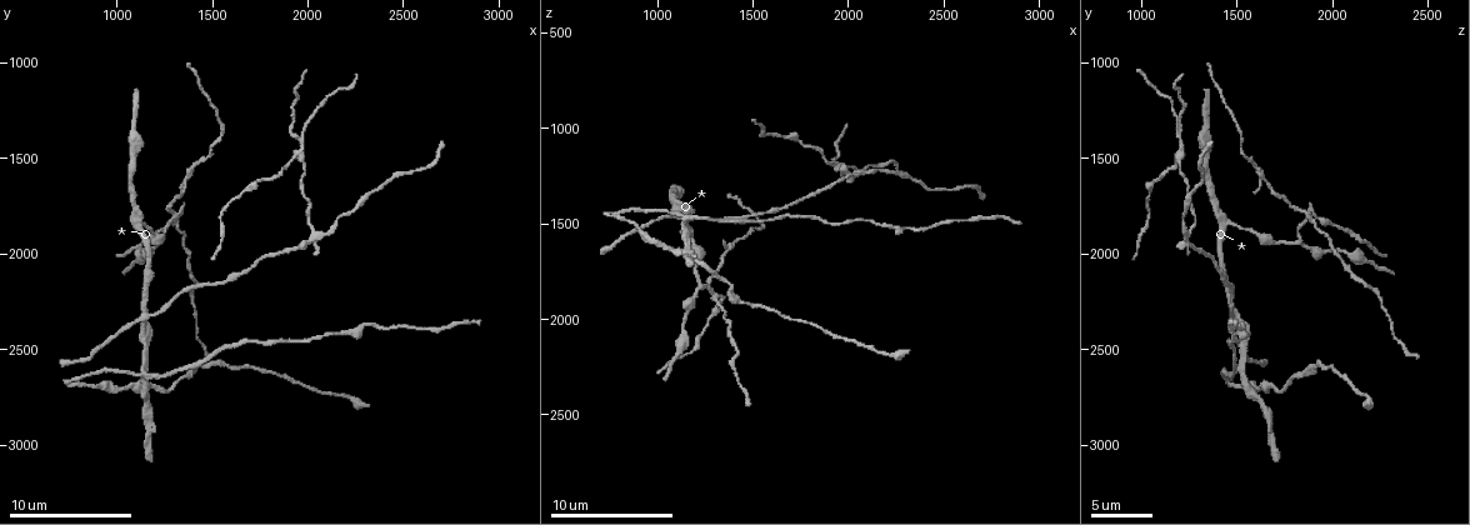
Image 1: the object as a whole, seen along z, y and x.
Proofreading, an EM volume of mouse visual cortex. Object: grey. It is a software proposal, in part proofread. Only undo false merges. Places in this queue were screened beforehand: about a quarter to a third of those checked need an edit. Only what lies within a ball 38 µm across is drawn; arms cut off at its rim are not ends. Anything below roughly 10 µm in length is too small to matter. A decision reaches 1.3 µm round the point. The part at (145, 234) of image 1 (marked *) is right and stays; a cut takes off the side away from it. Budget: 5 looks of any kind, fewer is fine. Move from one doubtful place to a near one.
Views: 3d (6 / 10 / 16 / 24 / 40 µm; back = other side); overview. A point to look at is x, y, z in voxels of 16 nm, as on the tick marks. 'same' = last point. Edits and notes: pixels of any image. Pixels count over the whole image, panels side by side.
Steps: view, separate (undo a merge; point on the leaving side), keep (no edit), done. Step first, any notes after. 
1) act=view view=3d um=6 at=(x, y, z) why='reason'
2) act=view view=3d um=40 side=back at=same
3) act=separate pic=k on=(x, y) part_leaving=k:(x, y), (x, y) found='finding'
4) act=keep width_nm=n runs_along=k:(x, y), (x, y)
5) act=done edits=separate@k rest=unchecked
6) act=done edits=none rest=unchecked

act=view view=3d um=16 at=(1300, 1810, 1880) why='three arms meet'

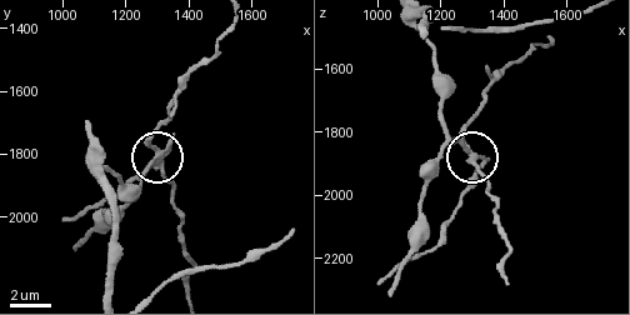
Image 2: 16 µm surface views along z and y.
act=separate pic=2 on=(164, 178) part_leaving=2:(160, 154), (149, 143), (171, 99), (215, 53), (230, 23) found='a second neuron is stuck on'

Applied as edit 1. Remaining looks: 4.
act=view view=overview

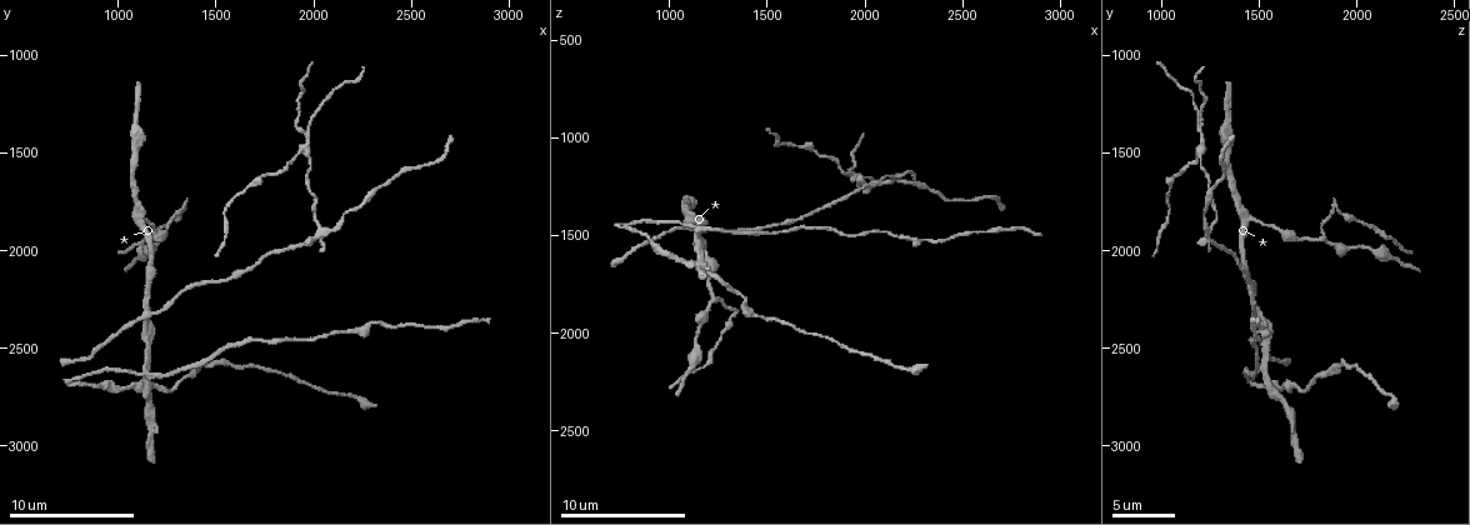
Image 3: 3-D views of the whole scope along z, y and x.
act=view view=3d um=6 at=(1160, 2310, 1460) why='four or more arms meet'

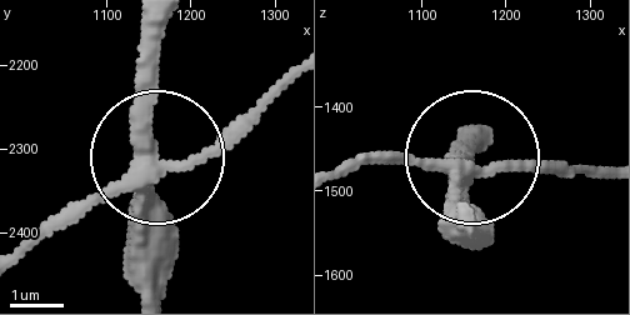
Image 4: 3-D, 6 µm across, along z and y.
act=separate pic=4 on=(83, 216) width_nm=300 part_leaving=4:(151, 173), (200, 163), (281, 91) found='a second neuron is stuck on'

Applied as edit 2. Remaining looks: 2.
act=done edits=separate@2,separate@4 rest=unchecked

